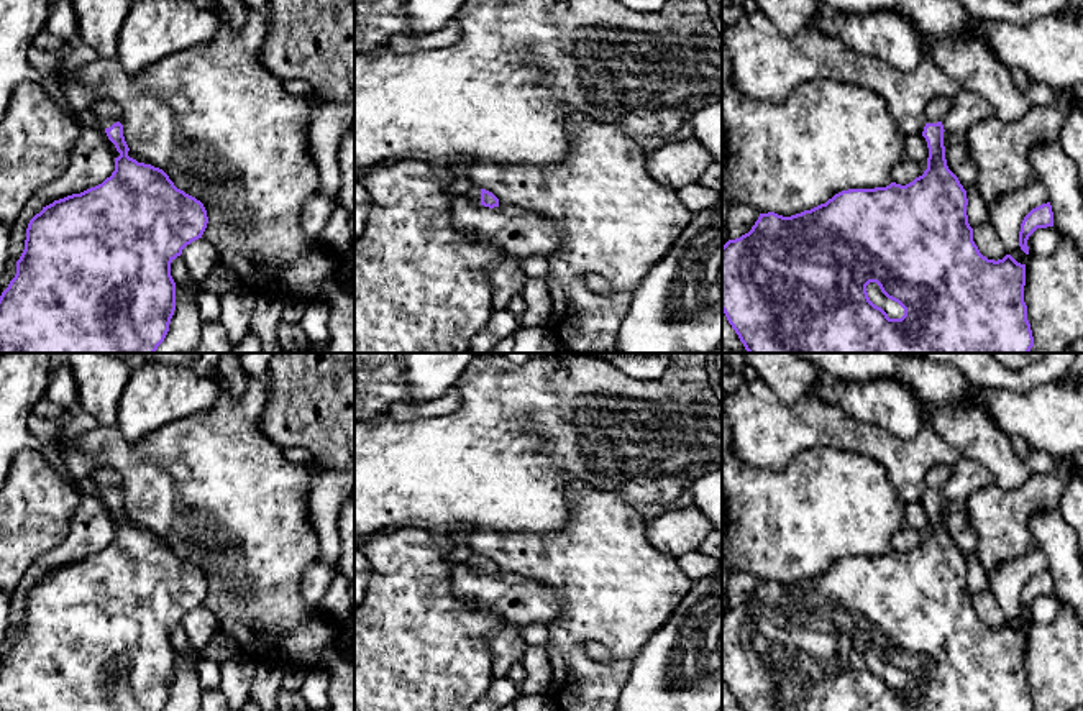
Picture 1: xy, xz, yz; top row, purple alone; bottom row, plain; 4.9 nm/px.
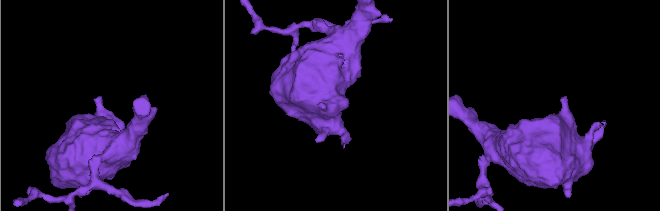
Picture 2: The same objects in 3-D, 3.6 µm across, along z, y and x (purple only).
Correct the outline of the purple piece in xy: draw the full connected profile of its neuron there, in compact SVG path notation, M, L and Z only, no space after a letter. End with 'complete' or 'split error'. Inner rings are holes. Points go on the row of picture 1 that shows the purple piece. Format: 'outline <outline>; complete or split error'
outline M100 100L92 110L105 128L108 140L120 153L115 158L115 171L98 186L43 207L30 220L25 250L16 261L16 274L0 296L0 353L154 353L169 332L169 323L176 310L176 282L171 276L171 263L182 255L187 245L202 238L208 223L207 210L200 200L177 189L162 169L138 163L128 156L130 148L123 136L120 108L113 102Z; split error

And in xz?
outline M473 187L466 195L471 200L474 200L474 202L484 205L484 207L489 207L489 209L499 207L499 199L486 189Z; split error

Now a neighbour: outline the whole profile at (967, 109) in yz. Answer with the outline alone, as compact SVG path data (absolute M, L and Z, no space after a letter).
M960 89L944 117L944 146L948 169L958 177L965 190L976 184L978 171L968 153L968 128L993 115L991 103L971 92Z

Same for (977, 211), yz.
M976 184L966 190L966 199L968 199L966 215L968 215L970 227L975 228L988 222L988 207L981 199L981 194Z

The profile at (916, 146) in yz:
M906 135L906 158L919 164L927 161L929 148L922 135Z

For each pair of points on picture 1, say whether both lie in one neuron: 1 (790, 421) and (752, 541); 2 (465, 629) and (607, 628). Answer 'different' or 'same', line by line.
1: different
2: different

